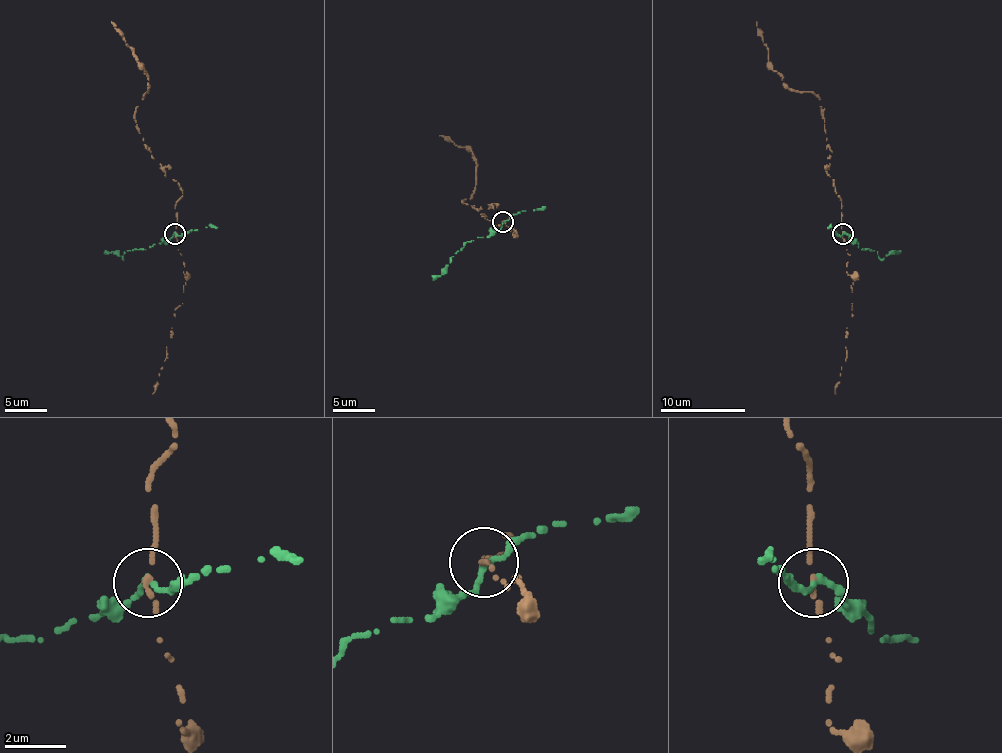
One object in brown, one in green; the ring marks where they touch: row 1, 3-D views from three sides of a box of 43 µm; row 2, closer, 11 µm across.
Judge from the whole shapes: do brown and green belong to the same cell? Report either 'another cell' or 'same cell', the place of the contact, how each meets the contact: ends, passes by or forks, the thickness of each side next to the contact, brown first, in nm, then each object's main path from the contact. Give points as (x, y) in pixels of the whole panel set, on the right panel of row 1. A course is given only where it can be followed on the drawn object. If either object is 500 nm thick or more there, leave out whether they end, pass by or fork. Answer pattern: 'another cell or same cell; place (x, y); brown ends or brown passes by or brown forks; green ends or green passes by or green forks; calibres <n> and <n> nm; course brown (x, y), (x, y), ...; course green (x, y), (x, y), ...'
another cell; place (842, 233); brown ends; green passes by; calibres 200 and 200 nm; course brown (843, 234), (834, 181), (826, 173), (830, 164), (819, 98), (811, 92), (790, 90), (777, 73), (756, 22); course green (843, 234), (847, 234), (858, 247), (870, 249), (881, 259), (900, 251)

